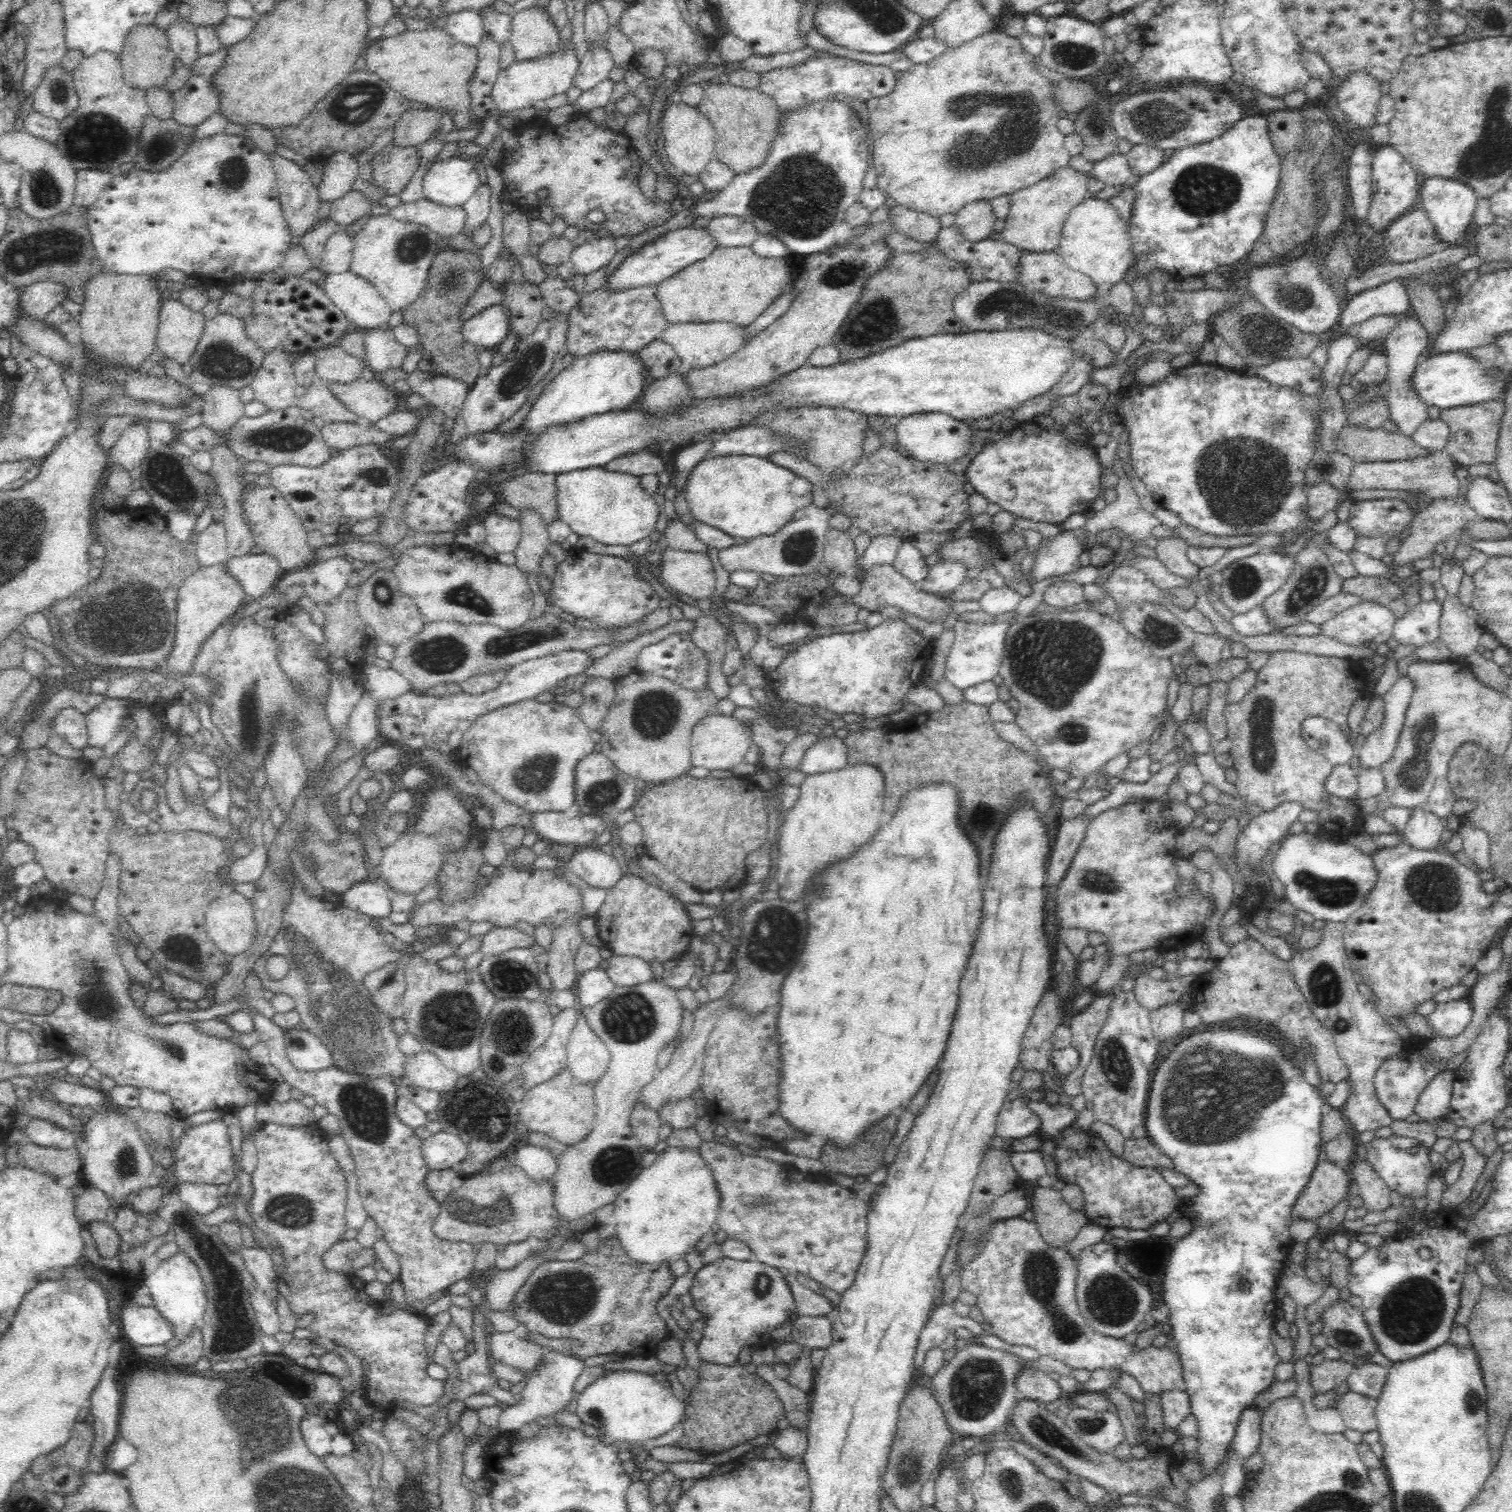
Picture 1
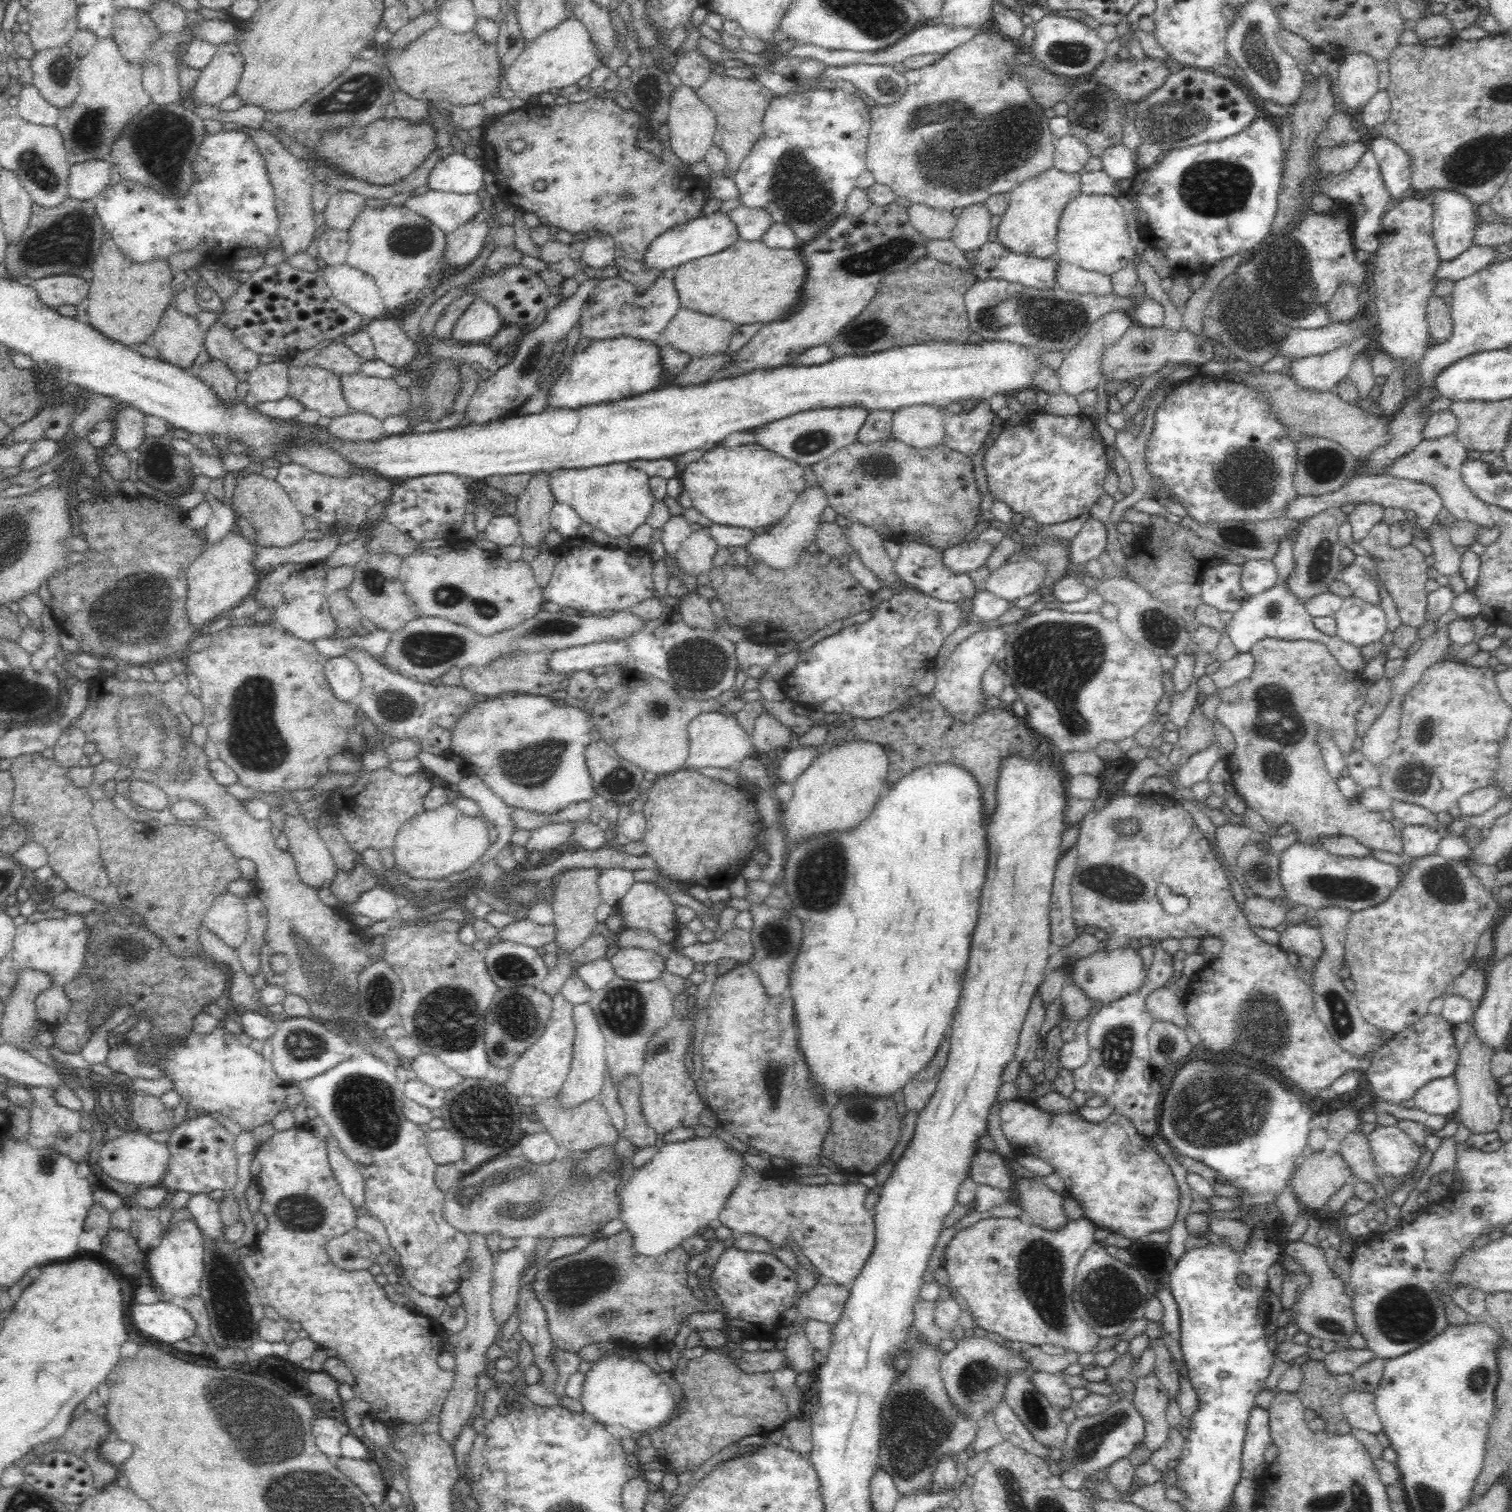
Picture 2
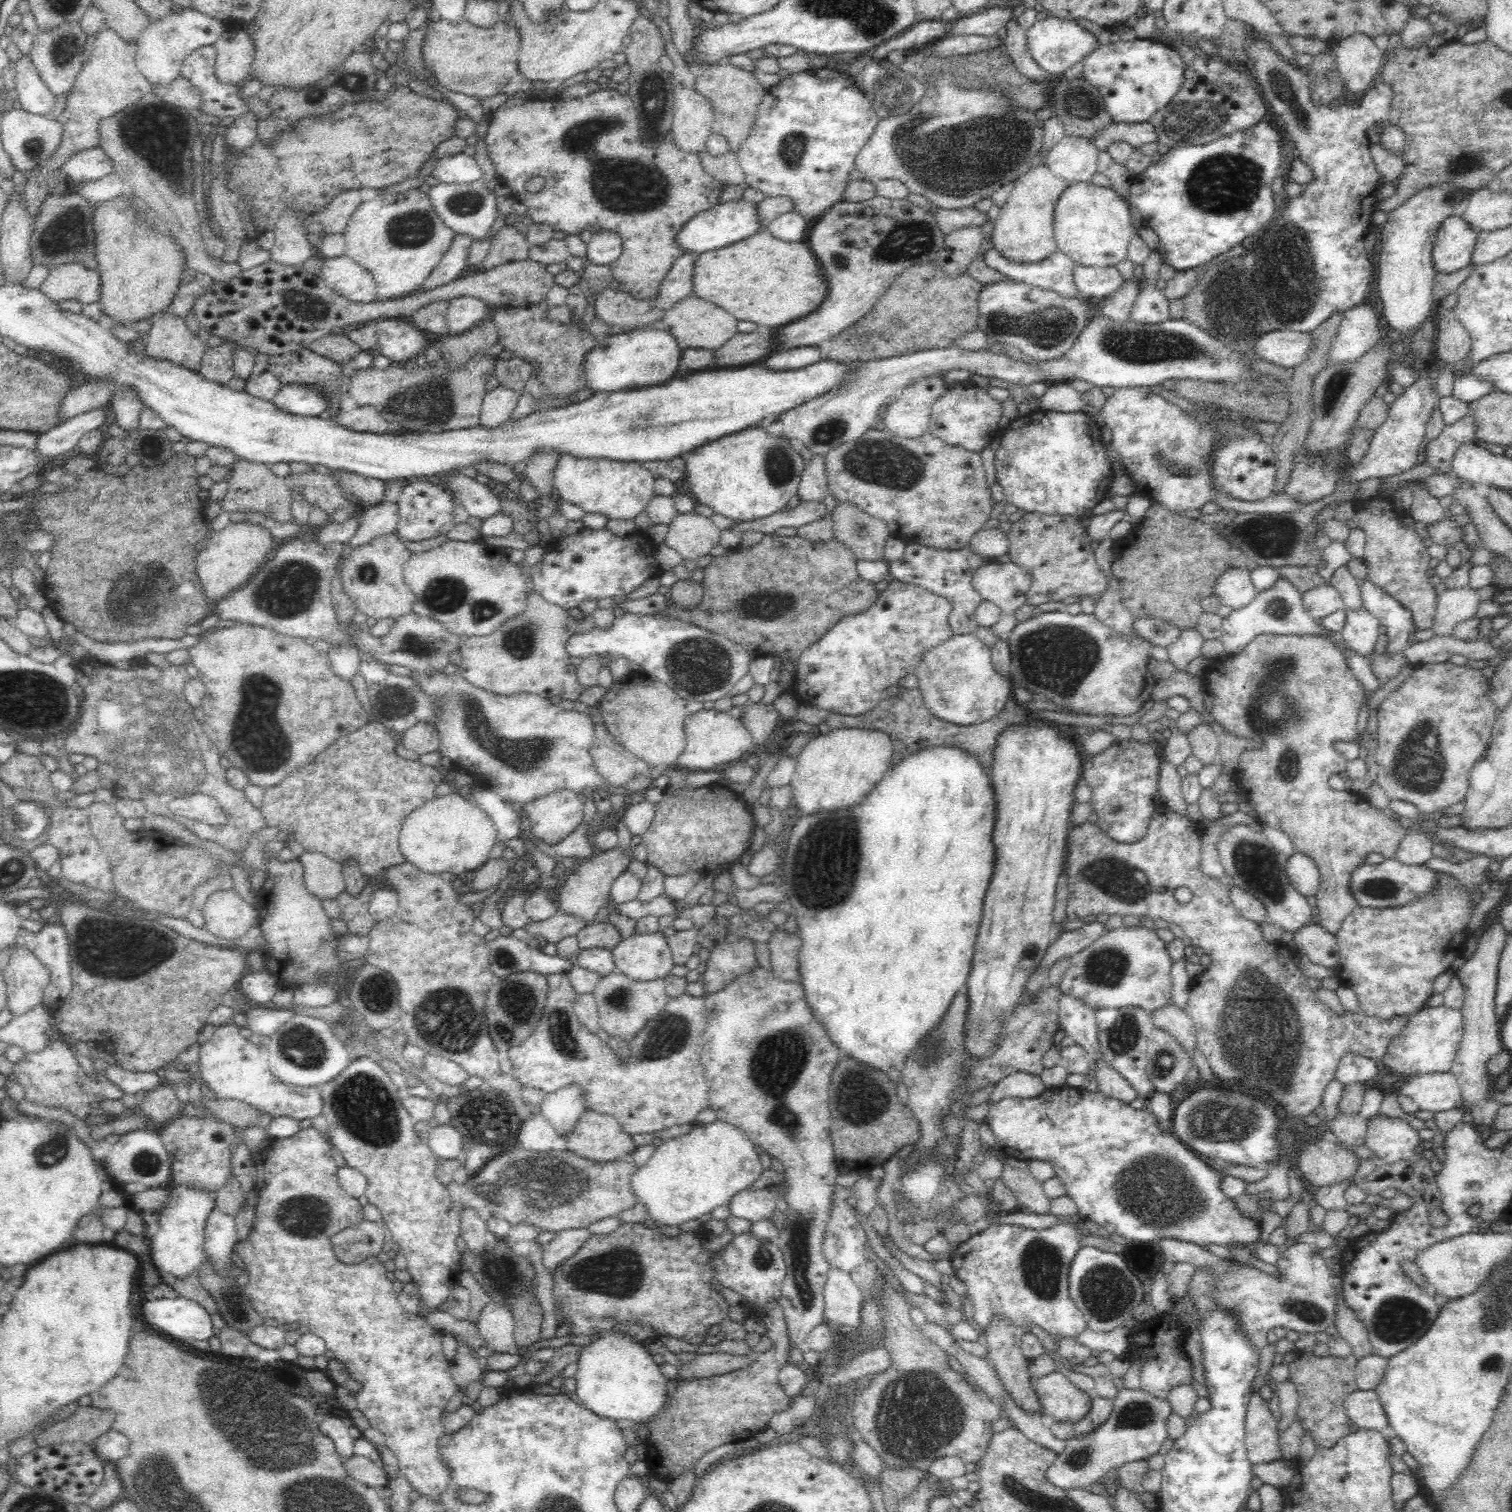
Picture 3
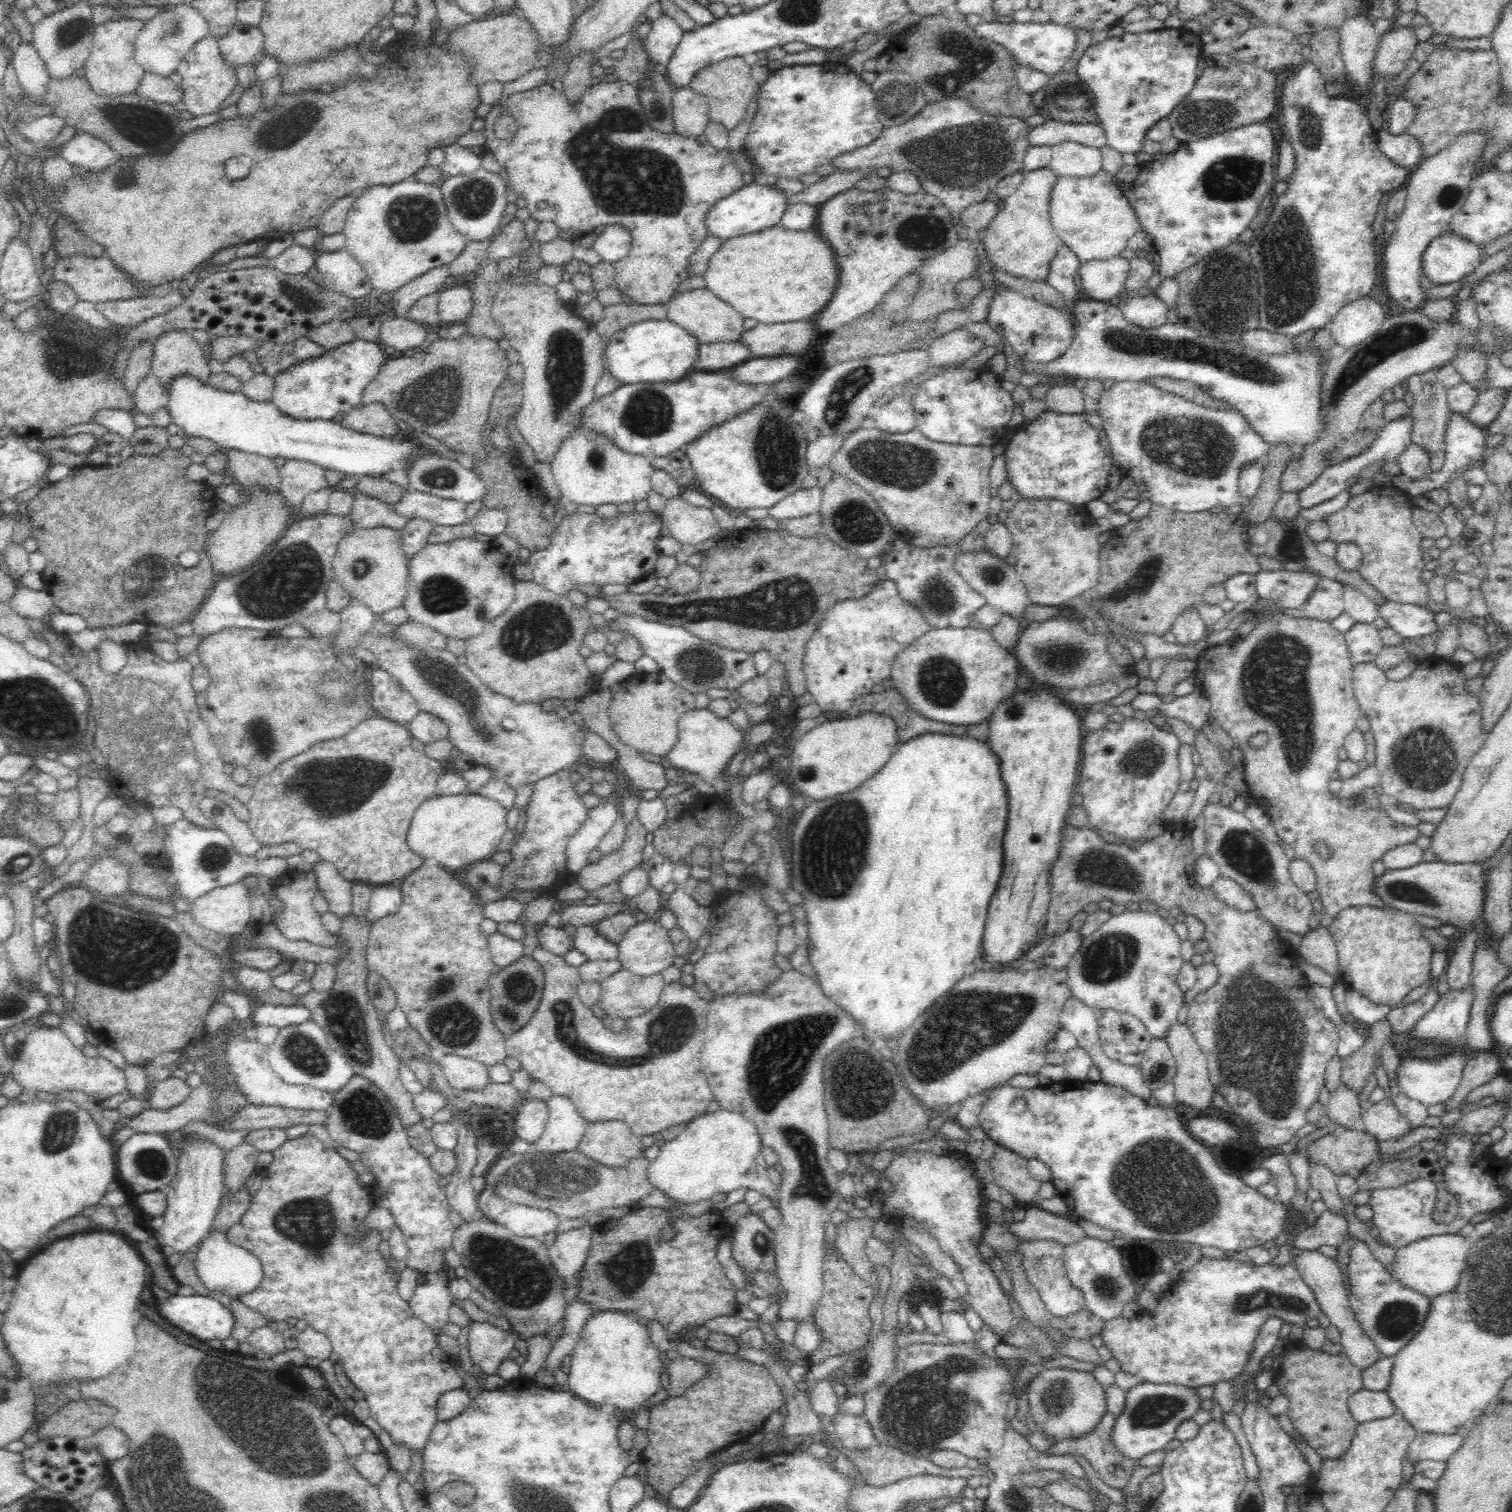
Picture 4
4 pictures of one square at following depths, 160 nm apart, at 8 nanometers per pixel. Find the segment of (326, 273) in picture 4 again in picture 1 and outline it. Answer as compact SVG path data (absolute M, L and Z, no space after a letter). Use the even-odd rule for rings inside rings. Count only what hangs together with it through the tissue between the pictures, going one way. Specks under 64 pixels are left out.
M349 270L342 274L325 274L321 283L328 296L355 330L384 328L393 310L364 278Z

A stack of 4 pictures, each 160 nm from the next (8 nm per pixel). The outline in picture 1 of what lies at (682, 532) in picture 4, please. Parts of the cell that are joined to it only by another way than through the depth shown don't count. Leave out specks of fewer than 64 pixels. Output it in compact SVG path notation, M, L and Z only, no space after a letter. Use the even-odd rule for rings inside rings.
M668 546L662 550L660 561L661 568L657 571L660 581L665 582L678 594L686 594L696 600L710 599L714 594L716 586L714 567L706 553L684 552Z

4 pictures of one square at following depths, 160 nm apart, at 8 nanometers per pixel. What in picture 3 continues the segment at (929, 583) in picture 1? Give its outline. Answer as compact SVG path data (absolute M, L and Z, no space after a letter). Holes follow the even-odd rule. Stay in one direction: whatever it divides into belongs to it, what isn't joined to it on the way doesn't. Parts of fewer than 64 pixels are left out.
M997 524L990 528L982 528L976 532L972 540L968 542L967 548L987 559L1003 560L1009 552L1008 534L997 527Z

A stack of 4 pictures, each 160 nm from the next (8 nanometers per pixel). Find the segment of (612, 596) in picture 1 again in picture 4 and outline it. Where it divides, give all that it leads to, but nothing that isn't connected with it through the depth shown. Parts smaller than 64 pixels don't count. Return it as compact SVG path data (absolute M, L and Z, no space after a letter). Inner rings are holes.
M648 511L624 515L618 512L611 519L594 514L566 515L551 534L548 548L532 552L526 564L532 570L531 580L556 595L568 597L568 592L580 585L635 583L653 572L659 552L656 541L660 537L663 520L660 513Z

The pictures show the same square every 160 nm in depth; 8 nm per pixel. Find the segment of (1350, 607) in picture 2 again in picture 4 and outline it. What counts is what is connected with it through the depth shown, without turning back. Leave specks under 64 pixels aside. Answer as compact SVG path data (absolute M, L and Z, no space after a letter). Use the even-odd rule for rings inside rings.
M1356 622L1343 636L1353 664L1374 663L1384 648L1374 625Z

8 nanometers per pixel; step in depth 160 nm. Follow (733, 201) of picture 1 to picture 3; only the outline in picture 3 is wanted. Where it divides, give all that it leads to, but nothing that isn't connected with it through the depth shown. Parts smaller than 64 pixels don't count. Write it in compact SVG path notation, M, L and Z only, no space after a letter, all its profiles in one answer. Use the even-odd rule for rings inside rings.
M830 67L792 73L789 78L781 80L778 84L767 90L759 106L750 136L746 138L746 141L742 144L742 148L736 153L738 163L745 175L745 182L748 187L762 192L766 198L788 198L793 203L792 211L789 212L804 218L807 224L814 221L818 222L826 212L830 212L832 206L836 206L838 202L843 201L846 186L851 182L851 173L856 170L856 156L858 156L862 148L867 144L879 119L879 116L873 109L872 102L867 97L865 90L860 86L859 81L855 80L849 74L838 73Z

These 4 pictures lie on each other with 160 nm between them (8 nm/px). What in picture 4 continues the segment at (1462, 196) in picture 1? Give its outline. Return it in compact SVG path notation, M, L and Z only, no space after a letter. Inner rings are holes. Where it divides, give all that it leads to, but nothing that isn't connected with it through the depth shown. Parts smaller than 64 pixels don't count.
M1446 229L1433 238L1422 255L1422 271L1436 285L1462 280L1483 260L1478 244Z

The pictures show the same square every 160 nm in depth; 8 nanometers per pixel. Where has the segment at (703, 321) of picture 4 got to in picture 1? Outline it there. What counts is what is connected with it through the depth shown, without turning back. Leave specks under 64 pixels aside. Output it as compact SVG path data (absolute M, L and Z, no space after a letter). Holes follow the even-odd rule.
M709 322L709 323L698 323L698 324L696 323L676 323L676 324L668 325L666 328L664 328L664 330L662 330L662 334L660 334L659 339L662 342L665 342L666 344L669 344L670 346L672 346L674 351L676 351L676 355L680 357L680 362L681 362L680 371L686 372L686 370L690 370L690 368L709 367L709 366L712 366L713 364L718 364L720 361L729 359L730 356L732 356L735 352L738 352L740 348L742 348L746 343L749 343L749 340L753 338L754 336L752 336L752 338L749 338L749 336L747 336L745 326L735 325L734 323L727 323L727 322Z

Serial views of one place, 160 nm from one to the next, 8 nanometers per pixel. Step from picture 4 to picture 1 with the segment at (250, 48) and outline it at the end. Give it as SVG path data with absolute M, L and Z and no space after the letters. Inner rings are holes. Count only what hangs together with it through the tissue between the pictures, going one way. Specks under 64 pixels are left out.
M191 75L190 80L186 84L171 94L172 103L174 103L172 119L176 123L186 125L188 127L196 127L204 120L212 116L218 108L218 93L216 89L210 85L209 77L201 75Z

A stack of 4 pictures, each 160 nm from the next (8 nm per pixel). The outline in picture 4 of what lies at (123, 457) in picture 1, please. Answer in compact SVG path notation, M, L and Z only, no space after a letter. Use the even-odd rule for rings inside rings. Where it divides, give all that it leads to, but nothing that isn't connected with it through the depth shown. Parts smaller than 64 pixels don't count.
M146 341L139 347L134 347L128 357L127 367L122 372L122 387L132 395L134 394L142 379L152 372L151 360L153 350L153 342Z

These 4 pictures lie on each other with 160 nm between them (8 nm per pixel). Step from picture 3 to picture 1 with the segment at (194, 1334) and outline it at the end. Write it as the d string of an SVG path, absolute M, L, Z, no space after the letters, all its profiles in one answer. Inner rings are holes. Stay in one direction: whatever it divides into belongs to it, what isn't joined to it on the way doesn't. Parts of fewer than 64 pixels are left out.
M132 1303L120 1312L122 1323L119 1336L125 1337L132 1346L164 1344L173 1336L172 1326L153 1307Z

